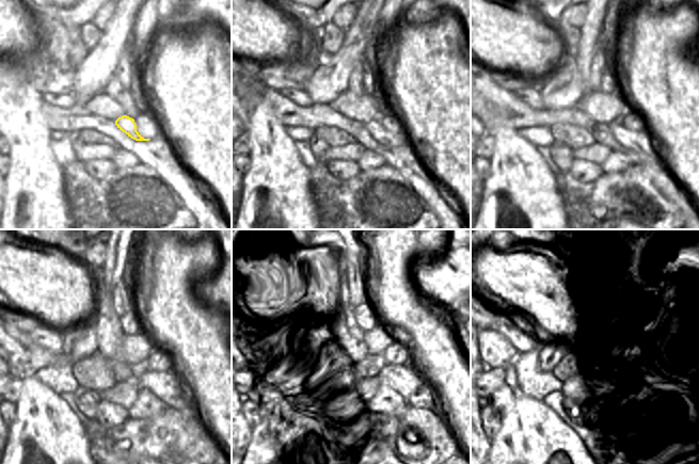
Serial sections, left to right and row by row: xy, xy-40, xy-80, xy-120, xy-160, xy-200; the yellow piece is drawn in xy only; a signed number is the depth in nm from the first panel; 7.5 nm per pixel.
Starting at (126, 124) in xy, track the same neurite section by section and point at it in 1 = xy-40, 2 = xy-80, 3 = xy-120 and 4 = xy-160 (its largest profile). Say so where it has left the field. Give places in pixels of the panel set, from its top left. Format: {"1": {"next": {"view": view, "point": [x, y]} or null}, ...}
{"1": {"next": {"view": "xy-40", "point": [378, 133]}}, "2": {"next": {"view": "xy-80", "point": [639, 141]}}, "3": {"next": {"view": "xy-120", "point": [165, 385]}}, "4": {"next": {"view": "xy-160", "point": [404, 381]}}}

